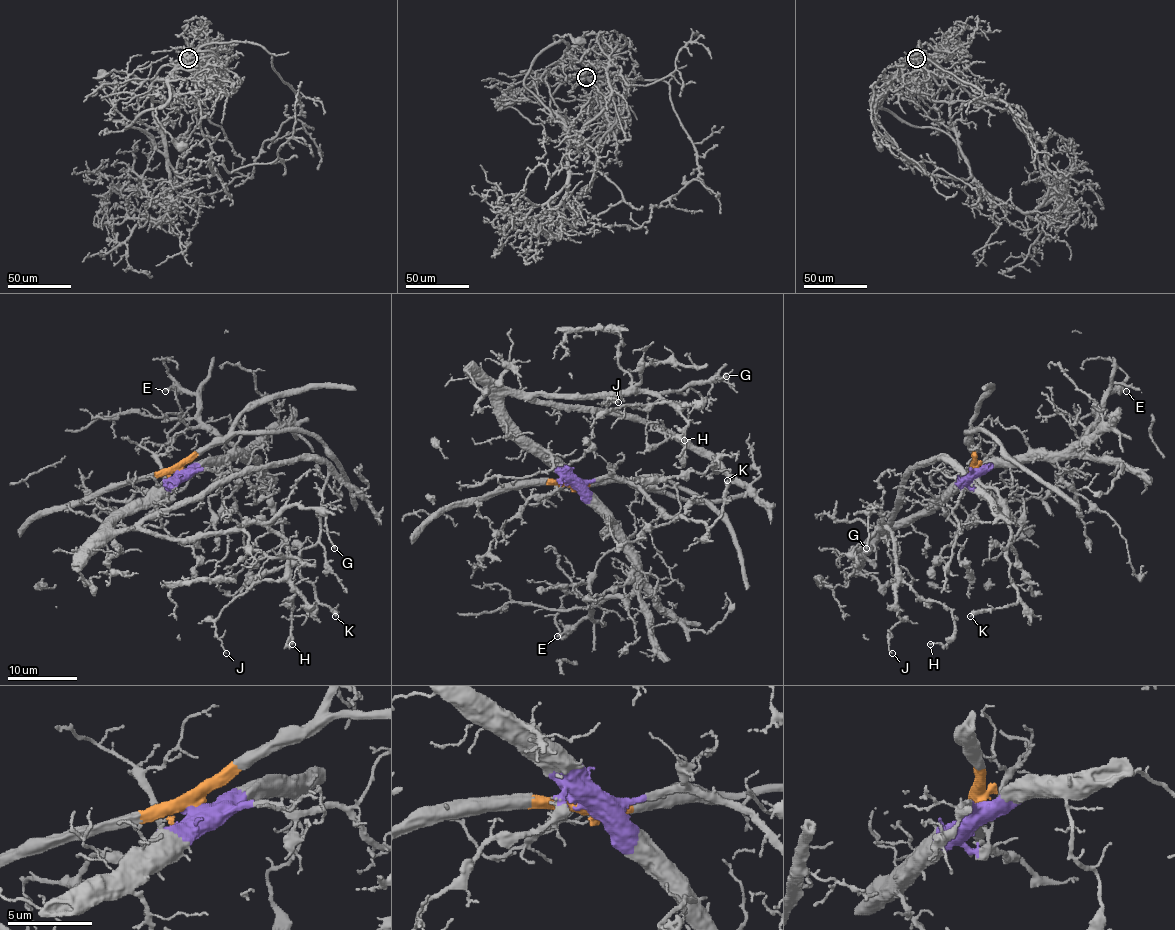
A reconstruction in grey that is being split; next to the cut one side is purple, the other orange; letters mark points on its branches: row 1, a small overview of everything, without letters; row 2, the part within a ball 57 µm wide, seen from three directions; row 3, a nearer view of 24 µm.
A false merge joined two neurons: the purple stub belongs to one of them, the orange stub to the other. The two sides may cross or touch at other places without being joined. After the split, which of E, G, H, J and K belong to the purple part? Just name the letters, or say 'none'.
E, G, H, J, K

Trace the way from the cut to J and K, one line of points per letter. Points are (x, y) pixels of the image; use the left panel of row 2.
J: (179, 471), (111, 525), (205, 538), (265, 522), (284, 539), (286, 573), (256, 580), (216, 620), (226, 653)
K: (179, 471), (239, 471), (267, 494), (281, 524), (281, 543), (314, 587), (317, 601), (335, 616)

